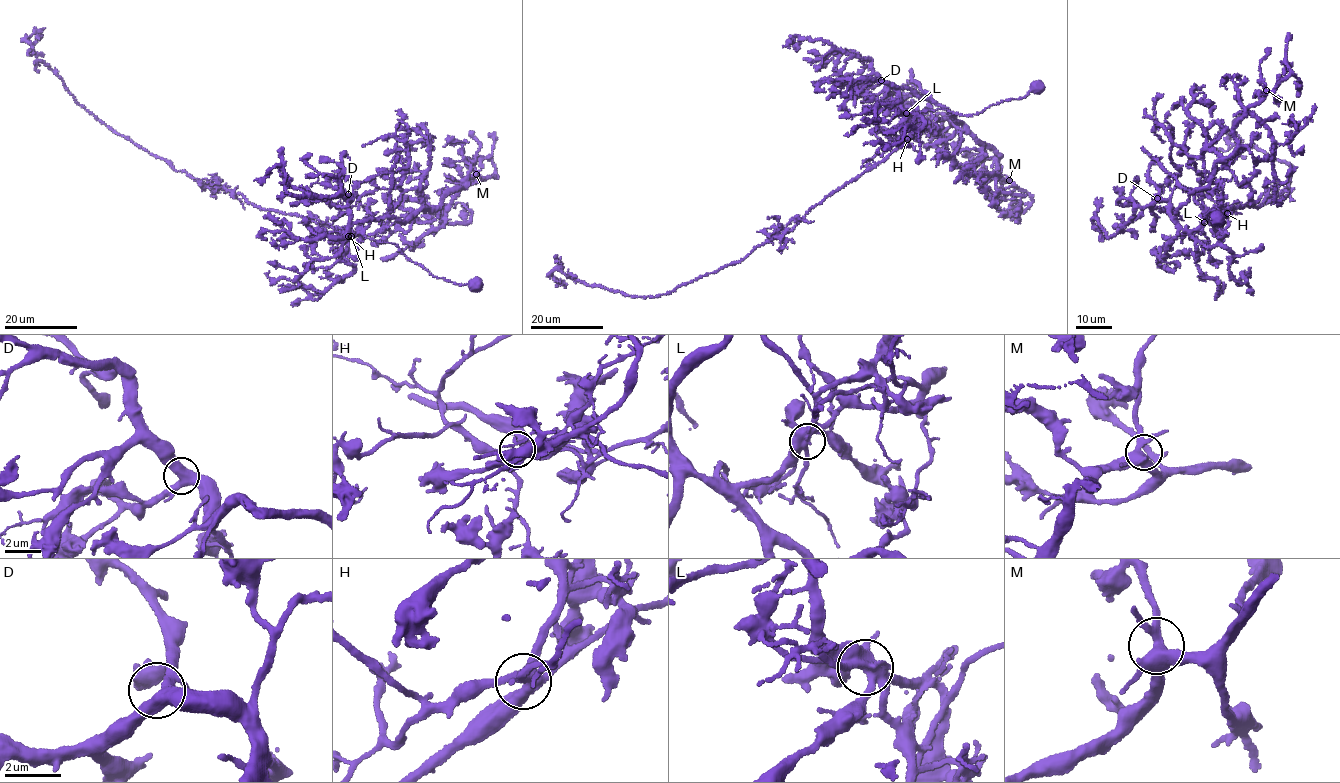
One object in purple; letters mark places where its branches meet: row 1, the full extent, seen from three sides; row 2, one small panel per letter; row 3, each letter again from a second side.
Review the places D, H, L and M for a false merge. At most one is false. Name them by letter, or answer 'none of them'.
L

